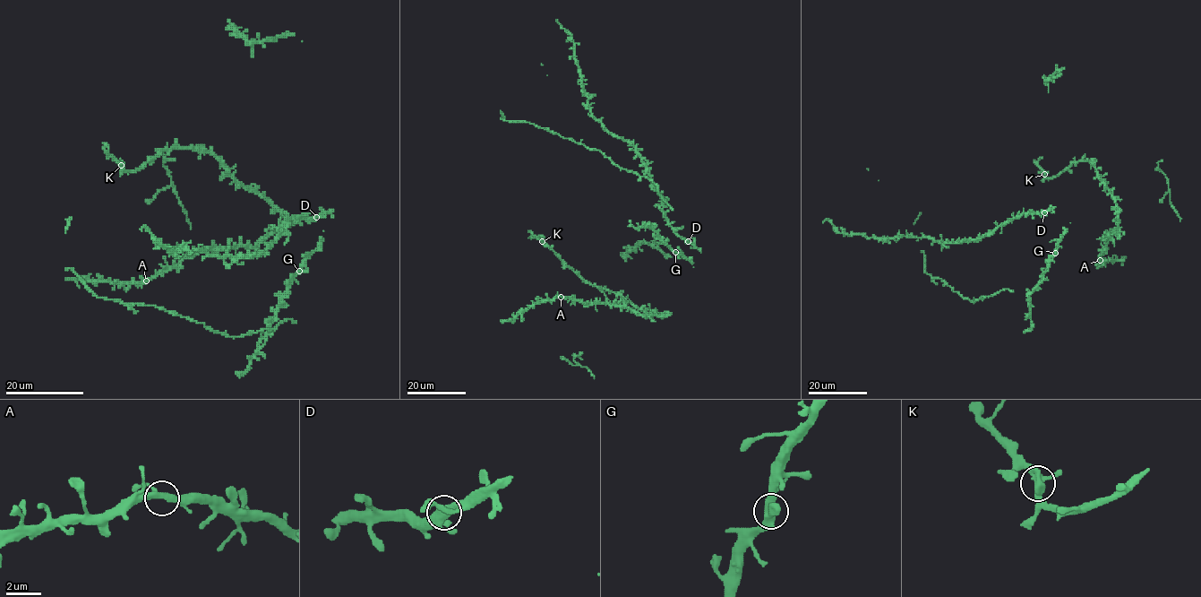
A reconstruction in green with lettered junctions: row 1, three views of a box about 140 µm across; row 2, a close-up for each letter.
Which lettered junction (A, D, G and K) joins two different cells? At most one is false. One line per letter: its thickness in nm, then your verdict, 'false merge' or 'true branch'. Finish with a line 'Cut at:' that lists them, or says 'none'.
A: 400 nm | true branch
D: 400 nm | true branch
G: 400 nm | true branch
K: 400 nm | true branch
Cut at: none

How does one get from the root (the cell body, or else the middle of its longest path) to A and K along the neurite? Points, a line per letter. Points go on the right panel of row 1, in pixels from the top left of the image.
A: (1116, 218), (1118, 233), (1106, 237), (1106, 248), (1100, 260)
K: (1116, 218), (1117, 204), (1113, 194), (1090, 161), (1075, 160), (1050, 177), (1044, 173)

